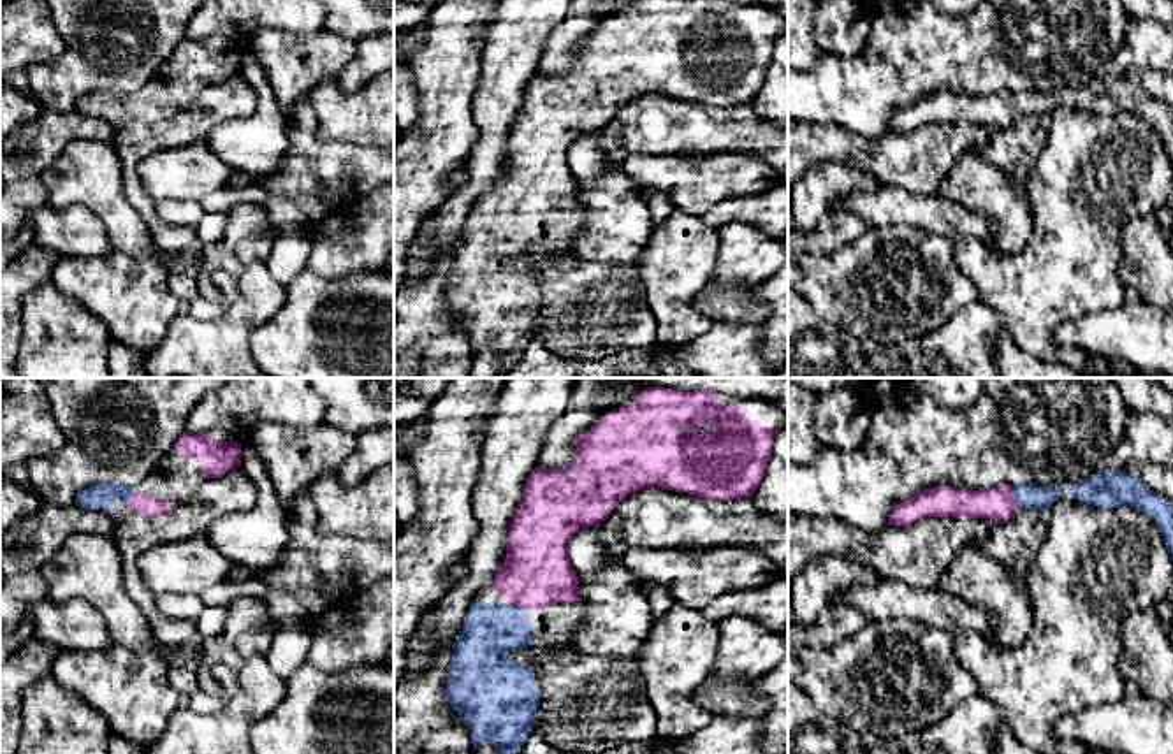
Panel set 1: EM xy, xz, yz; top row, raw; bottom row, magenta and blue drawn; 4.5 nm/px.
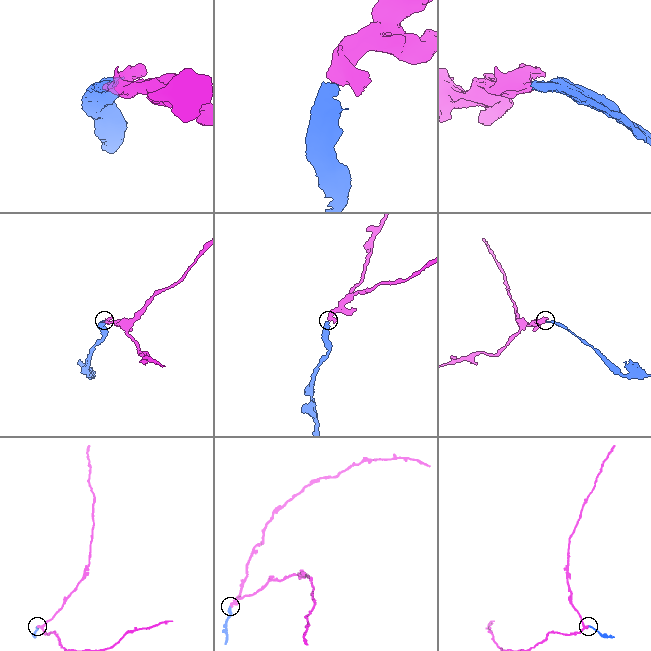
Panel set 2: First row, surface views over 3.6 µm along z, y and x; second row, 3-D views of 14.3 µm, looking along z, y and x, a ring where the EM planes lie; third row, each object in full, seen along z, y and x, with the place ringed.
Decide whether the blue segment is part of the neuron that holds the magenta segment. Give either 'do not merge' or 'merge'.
merge

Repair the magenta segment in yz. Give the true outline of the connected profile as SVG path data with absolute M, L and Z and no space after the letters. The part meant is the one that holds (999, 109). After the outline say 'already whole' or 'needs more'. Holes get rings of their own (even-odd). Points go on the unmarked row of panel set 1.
M1038 90L1002 91L990 97L973 97L951 91L936 91L911 105L895 111L888 121L888 132L909 132L925 123L969 123L994 125L999 130L1015 121L1015 114L1050 116L1059 105L1062 93Z | needs more

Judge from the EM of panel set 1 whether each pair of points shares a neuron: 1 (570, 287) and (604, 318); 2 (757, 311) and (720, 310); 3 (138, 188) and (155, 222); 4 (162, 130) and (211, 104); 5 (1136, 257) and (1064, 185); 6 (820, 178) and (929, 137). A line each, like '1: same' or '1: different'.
1: same
2: same
3: same
4: same
5: different
6: different

